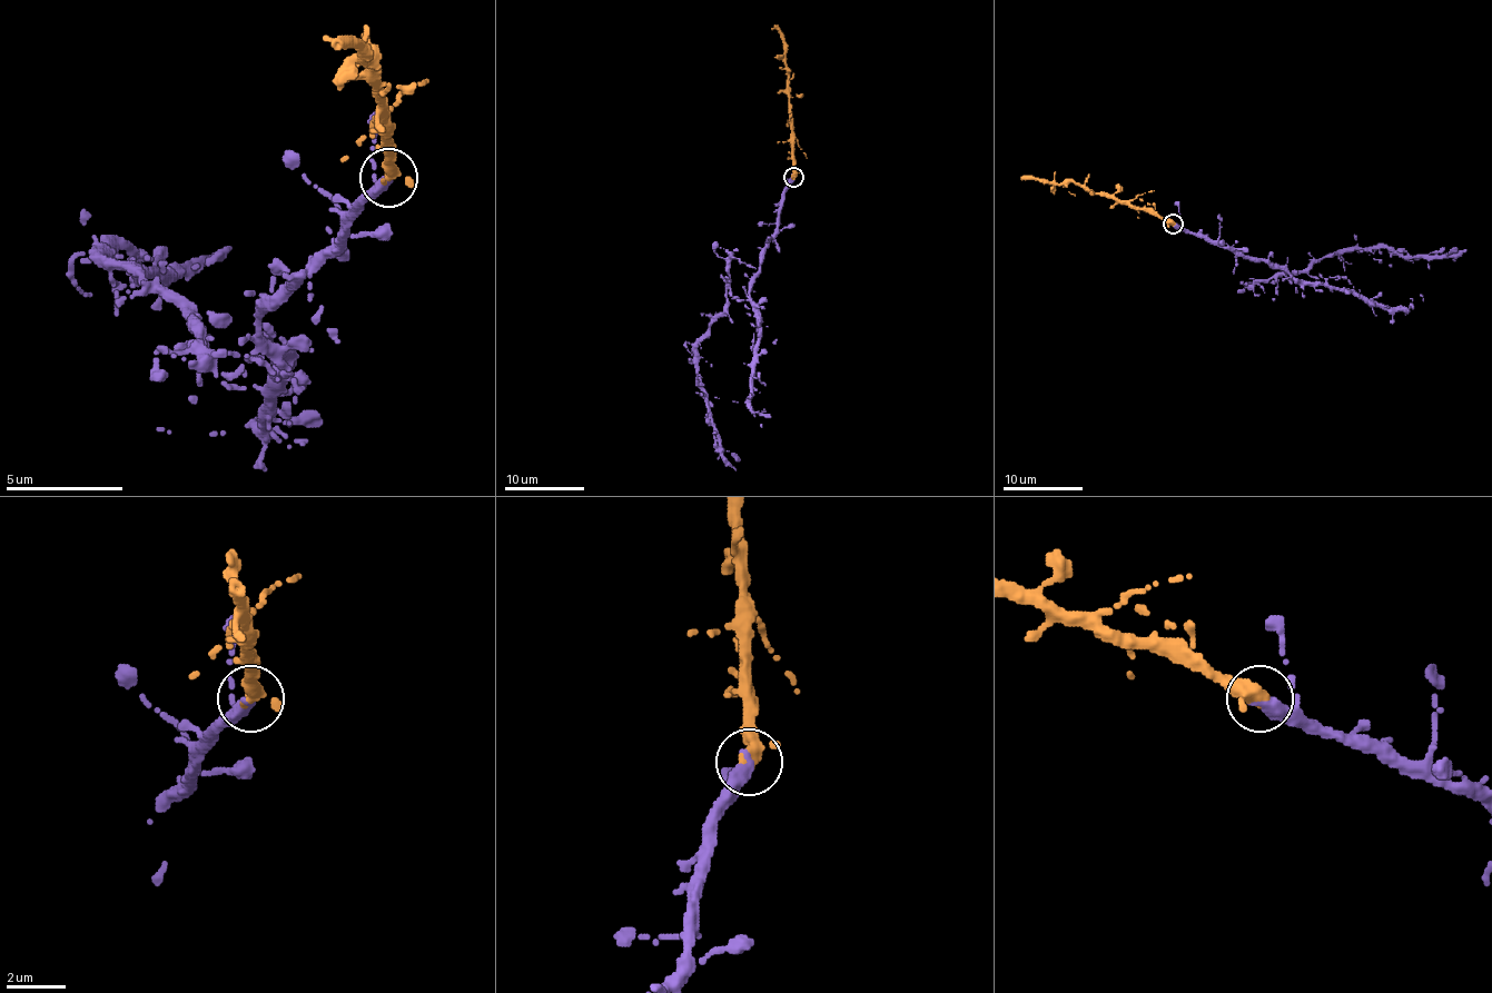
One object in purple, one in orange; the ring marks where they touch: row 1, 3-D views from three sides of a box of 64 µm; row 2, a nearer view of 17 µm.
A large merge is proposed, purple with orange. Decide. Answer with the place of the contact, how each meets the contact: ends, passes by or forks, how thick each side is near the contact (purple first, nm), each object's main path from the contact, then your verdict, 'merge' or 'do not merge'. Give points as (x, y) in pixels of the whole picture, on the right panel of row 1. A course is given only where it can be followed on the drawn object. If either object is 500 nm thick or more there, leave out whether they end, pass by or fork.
place (1173, 224); purple ends; orange passes by; calibres 440 and 320 nm; course purple (1172, 225), (1266, 259), (1292, 277), (1294, 269), (1304, 272), (1342, 252), (1458, 249); course orange (1172, 224), (1110, 197), (1090, 194), (1076, 184), (1030, 179), (1025, 175); merge

